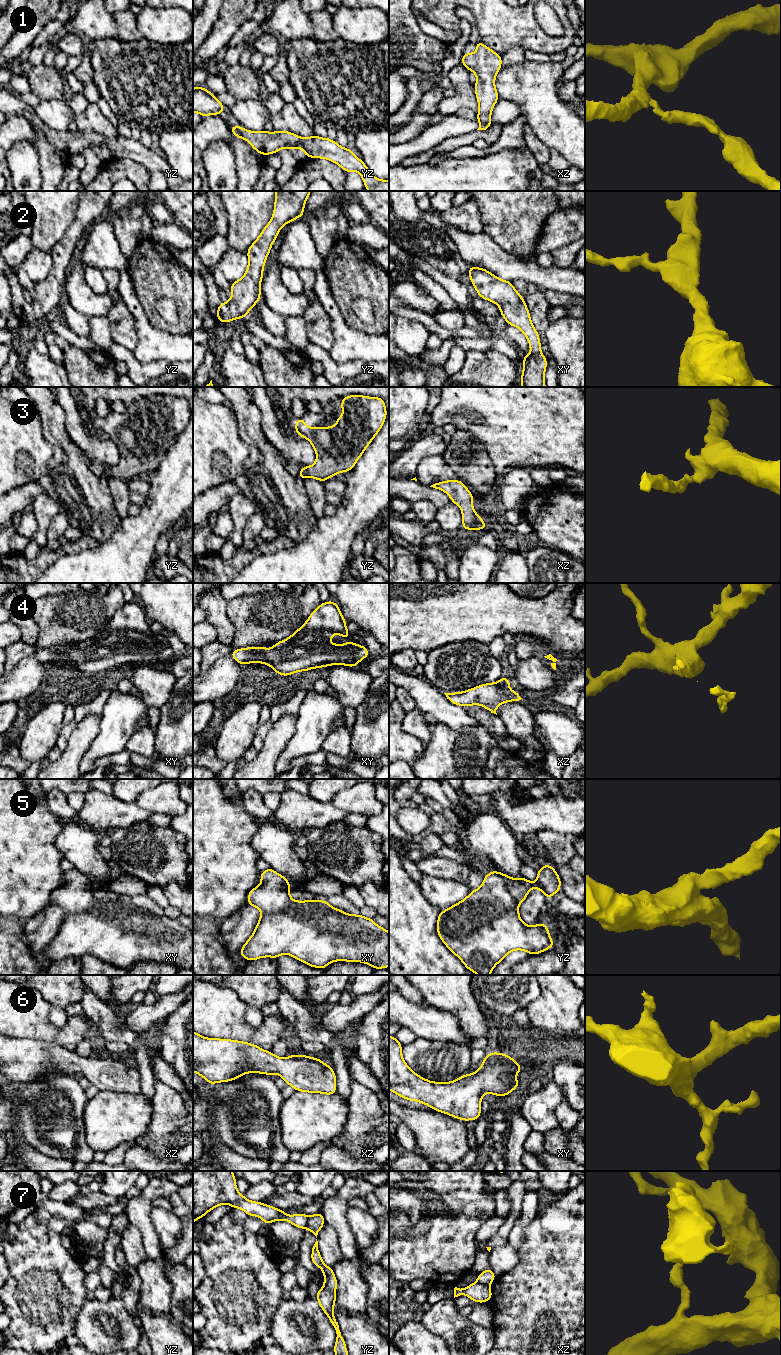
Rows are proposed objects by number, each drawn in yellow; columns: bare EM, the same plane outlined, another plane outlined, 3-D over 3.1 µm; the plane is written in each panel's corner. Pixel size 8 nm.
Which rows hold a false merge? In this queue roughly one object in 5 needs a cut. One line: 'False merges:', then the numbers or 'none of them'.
False merges: 7

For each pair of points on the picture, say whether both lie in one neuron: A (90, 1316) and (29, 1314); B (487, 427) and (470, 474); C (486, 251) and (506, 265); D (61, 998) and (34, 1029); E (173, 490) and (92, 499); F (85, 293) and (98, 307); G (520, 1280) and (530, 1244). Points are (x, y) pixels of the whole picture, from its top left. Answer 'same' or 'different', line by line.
A: different
B: different
C: same
D: different
E: different
F: same
G: same

